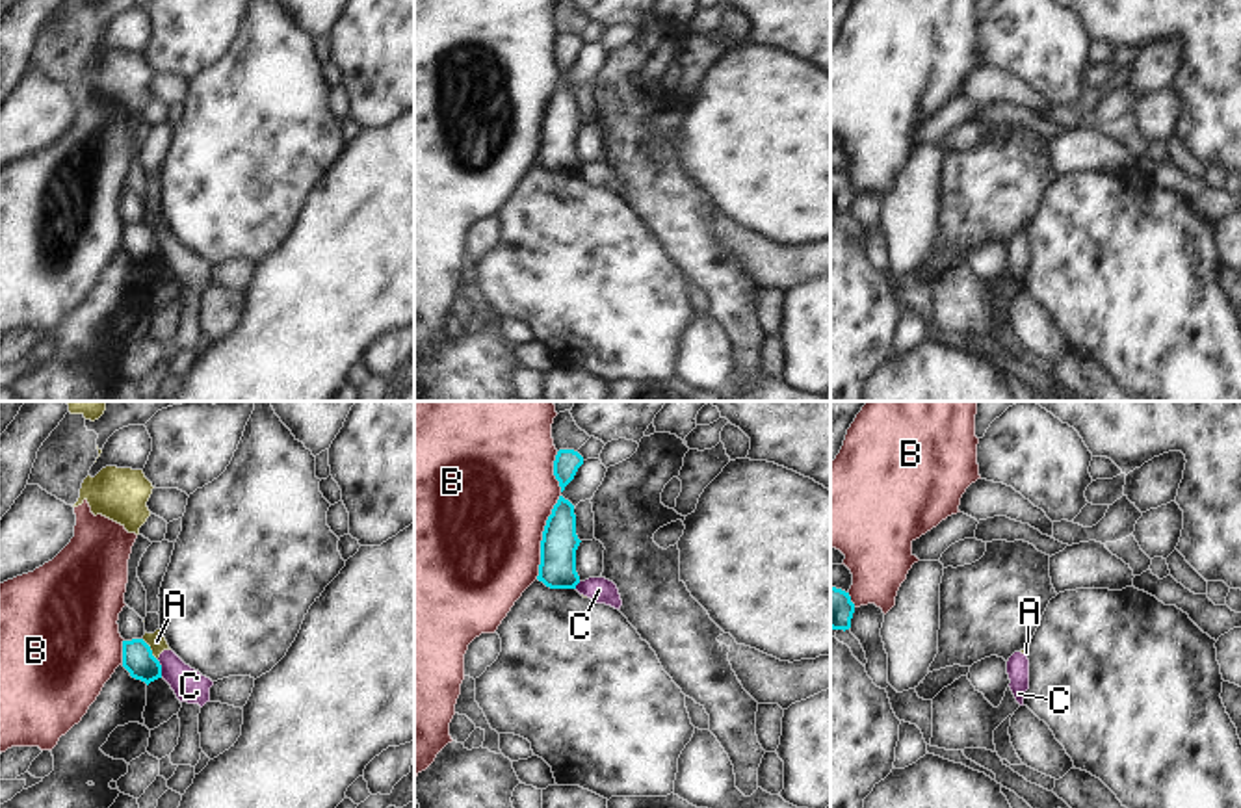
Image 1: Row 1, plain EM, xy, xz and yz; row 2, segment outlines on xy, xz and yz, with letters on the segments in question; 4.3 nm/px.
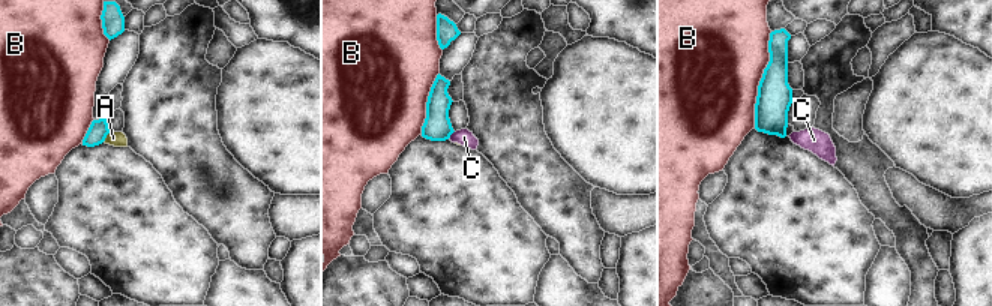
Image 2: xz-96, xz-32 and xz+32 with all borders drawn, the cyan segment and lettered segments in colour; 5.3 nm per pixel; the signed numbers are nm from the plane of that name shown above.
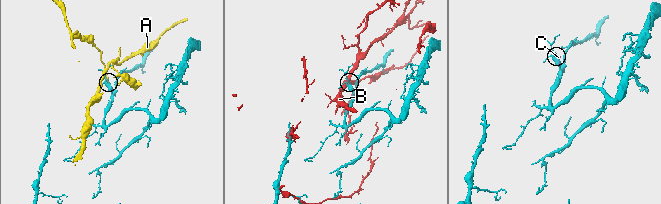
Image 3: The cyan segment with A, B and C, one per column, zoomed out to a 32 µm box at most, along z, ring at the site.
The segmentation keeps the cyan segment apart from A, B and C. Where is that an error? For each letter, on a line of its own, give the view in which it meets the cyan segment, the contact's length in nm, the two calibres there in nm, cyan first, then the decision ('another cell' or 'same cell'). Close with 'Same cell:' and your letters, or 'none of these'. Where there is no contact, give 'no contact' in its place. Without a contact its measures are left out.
A: xy | 120 nm | 140/80 nm | another cell
B: xz | 380 nm | 160/480 nm | another cell
C: xy | 80 nm | 140/150 nm | another cell
Same cell: none of these

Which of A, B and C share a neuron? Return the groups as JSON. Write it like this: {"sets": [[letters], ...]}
{"sets": [["A", "C"], ["B"]]}

